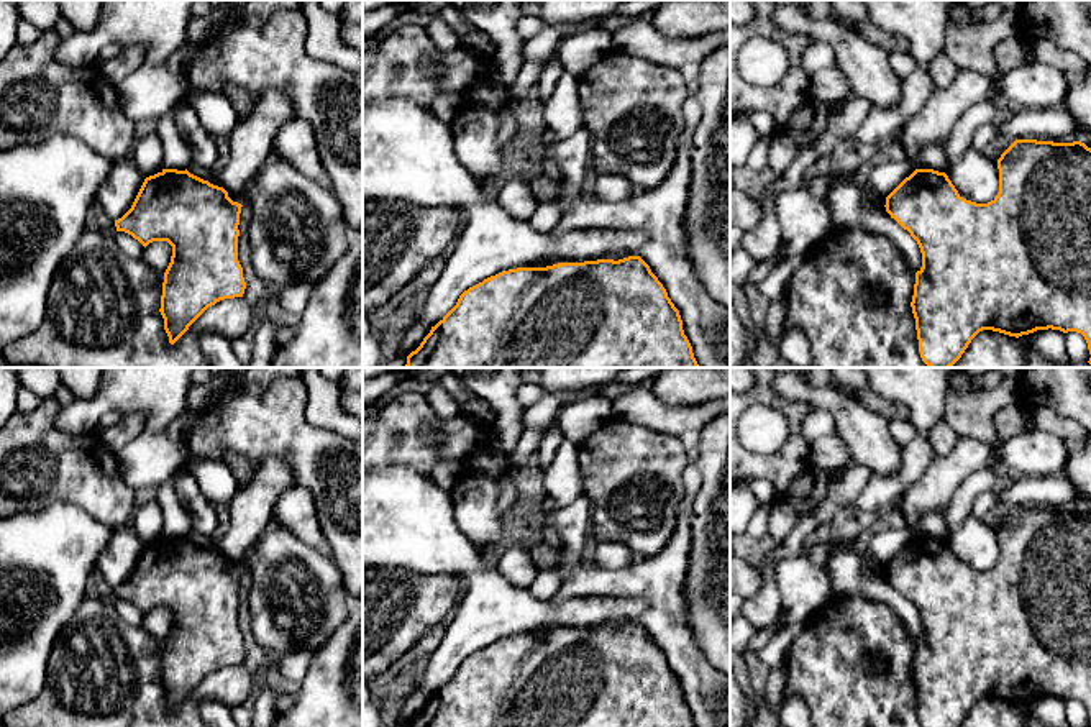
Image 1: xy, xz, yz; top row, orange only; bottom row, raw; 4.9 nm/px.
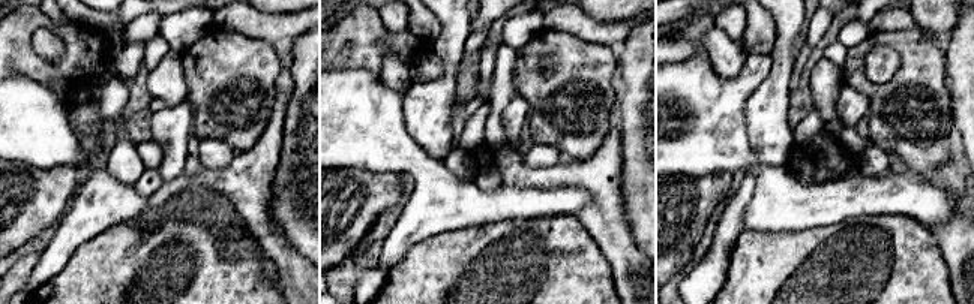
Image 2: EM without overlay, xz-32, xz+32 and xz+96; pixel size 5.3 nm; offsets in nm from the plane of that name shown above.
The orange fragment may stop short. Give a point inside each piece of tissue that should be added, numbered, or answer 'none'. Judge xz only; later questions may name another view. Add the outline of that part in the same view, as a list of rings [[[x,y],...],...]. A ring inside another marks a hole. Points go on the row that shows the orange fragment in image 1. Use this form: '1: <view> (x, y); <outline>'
none

